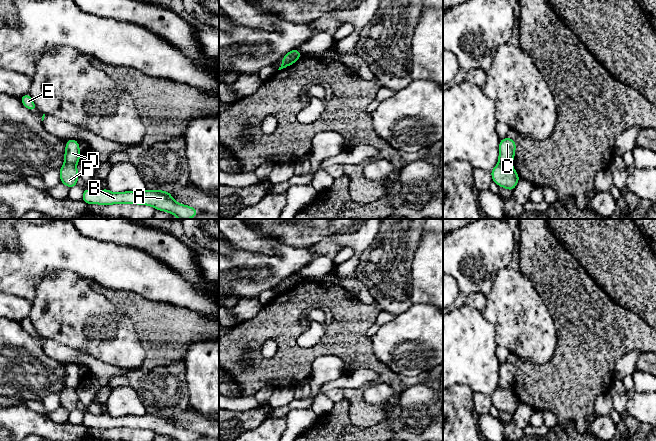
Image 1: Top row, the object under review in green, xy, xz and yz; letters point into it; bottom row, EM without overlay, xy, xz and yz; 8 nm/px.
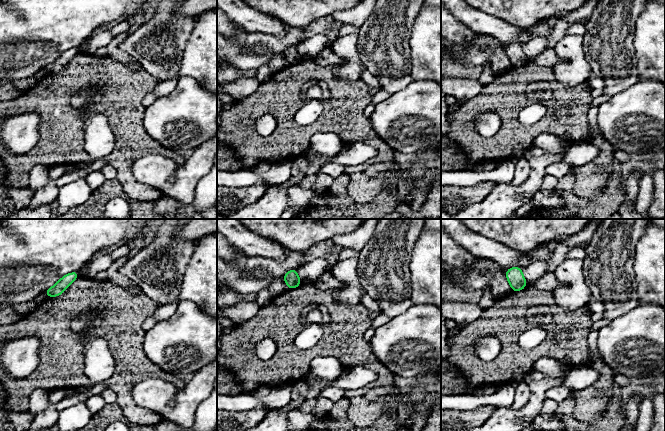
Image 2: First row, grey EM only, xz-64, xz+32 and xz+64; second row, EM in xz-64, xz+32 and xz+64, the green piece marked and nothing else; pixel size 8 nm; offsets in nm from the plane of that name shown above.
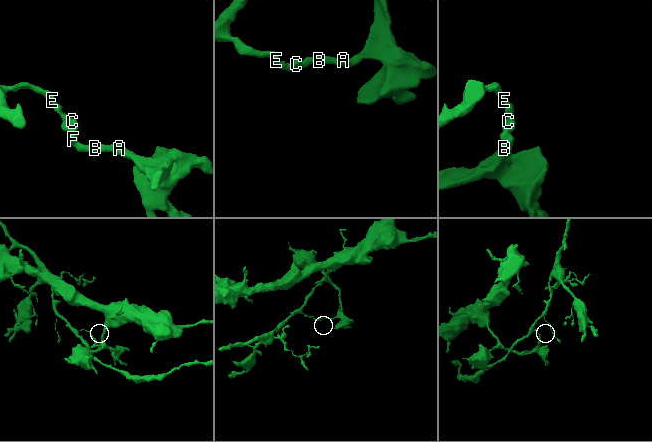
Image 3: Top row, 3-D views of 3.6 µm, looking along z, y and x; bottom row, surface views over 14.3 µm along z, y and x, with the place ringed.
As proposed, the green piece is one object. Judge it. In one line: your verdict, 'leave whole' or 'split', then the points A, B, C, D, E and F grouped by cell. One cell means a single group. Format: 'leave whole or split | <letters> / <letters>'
split | A B F / C D E

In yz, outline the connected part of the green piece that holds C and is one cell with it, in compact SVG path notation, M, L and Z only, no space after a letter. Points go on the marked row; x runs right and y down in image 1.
M506 137L499 143L499 163L512 164L515 155L516 144L514 139Z

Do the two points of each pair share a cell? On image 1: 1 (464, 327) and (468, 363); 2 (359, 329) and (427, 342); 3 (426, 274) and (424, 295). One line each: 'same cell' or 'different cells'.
1: same cell
2: different cells
3: same cell

